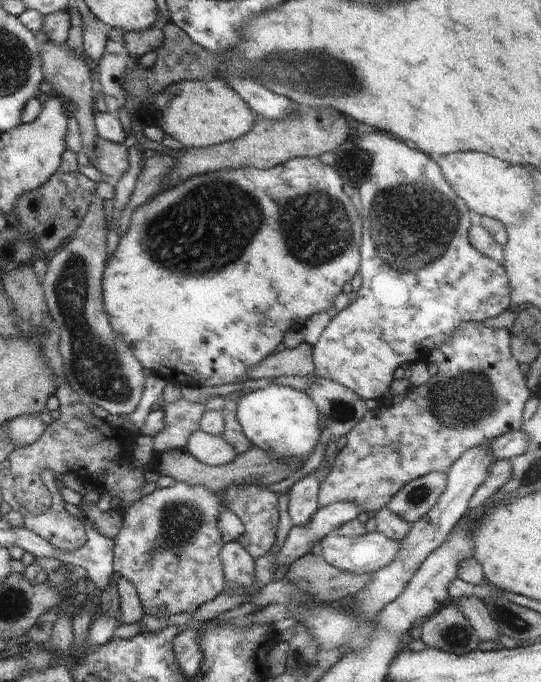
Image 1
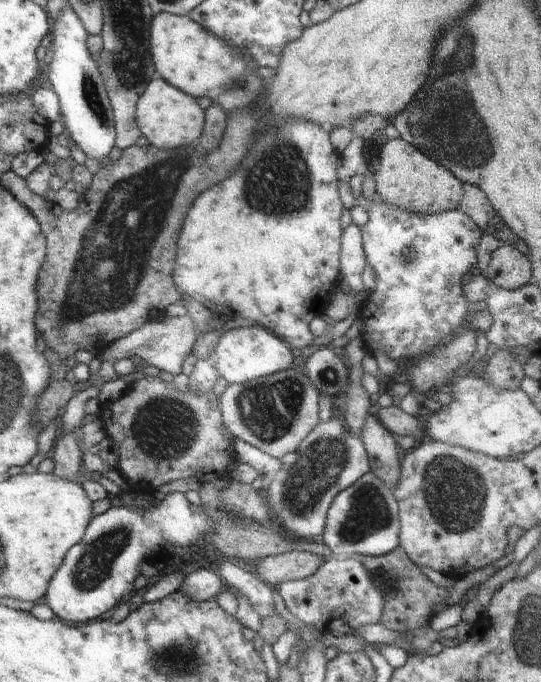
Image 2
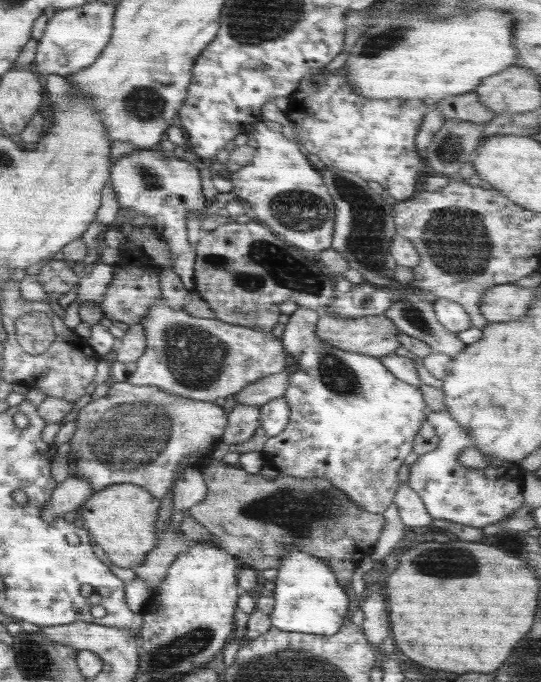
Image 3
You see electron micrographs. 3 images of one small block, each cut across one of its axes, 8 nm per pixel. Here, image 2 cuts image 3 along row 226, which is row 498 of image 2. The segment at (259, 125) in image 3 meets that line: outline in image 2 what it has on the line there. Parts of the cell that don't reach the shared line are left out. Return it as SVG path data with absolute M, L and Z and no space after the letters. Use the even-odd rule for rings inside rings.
M334 417L326 422L320 420L297 452L283 456L281 462L282 468L274 474L265 494L282 528L311 541L320 538L334 497L371 470L363 442L352 436L340 418Z

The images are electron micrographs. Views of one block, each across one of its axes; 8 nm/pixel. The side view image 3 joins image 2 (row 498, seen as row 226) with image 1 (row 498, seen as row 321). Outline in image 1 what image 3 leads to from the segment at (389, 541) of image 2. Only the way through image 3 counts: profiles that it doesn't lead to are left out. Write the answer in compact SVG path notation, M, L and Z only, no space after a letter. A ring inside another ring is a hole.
M430 472L412 480L392 496L385 507L404 522L418 522L436 506L438 498L446 490L446 476L446 472Z

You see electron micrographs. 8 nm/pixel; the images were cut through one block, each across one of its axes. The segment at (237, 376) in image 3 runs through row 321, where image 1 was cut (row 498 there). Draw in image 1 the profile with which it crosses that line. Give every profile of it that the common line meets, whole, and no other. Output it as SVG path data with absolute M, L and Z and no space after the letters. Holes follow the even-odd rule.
M176 482L173 486L156 489L124 510L122 530L114 539L113 570L116 576L126 578L136 588L146 615L166 617L169 614L192 614L225 588L221 561L224 540L218 530L218 514L226 509L222 502L226 490L242 486L267 485L258 482L232 484L218 494L212 494L206 486L188 486L184 482Z

